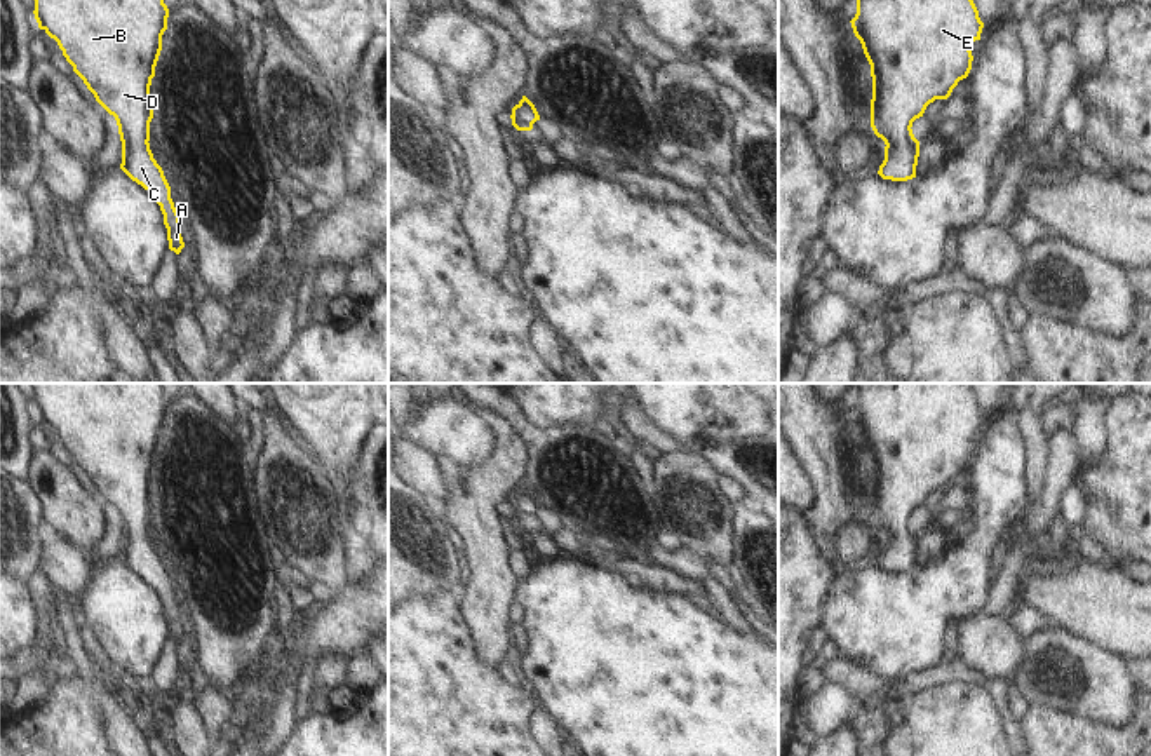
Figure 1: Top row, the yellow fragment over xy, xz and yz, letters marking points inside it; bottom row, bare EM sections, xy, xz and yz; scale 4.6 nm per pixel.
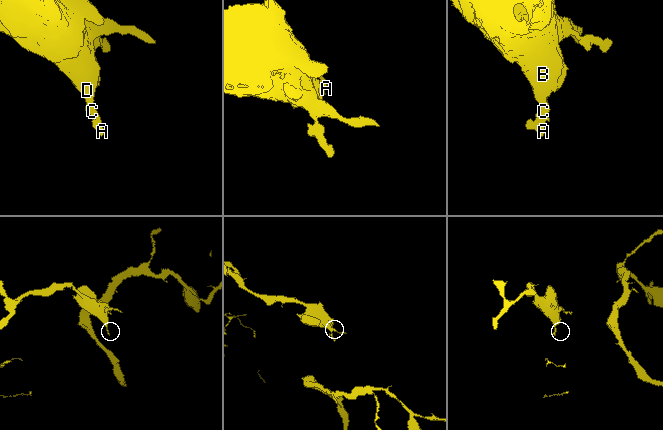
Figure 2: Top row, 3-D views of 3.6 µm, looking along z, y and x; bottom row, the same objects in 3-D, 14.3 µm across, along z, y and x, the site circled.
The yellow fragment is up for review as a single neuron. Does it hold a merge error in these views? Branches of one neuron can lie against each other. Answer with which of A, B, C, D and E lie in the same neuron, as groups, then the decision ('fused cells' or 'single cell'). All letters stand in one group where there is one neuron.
A B C D E | single cell

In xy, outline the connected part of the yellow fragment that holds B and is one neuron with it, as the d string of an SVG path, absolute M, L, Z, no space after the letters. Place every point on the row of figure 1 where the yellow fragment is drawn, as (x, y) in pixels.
M35 0L38 28L54 38L73 71L84 80L96 101L115 117L122 141L120 169L150 192L164 214L169 249L185 247L179 214L171 199L171 186L150 150L153 108L150 85L167 30L169 9L164 0Z

